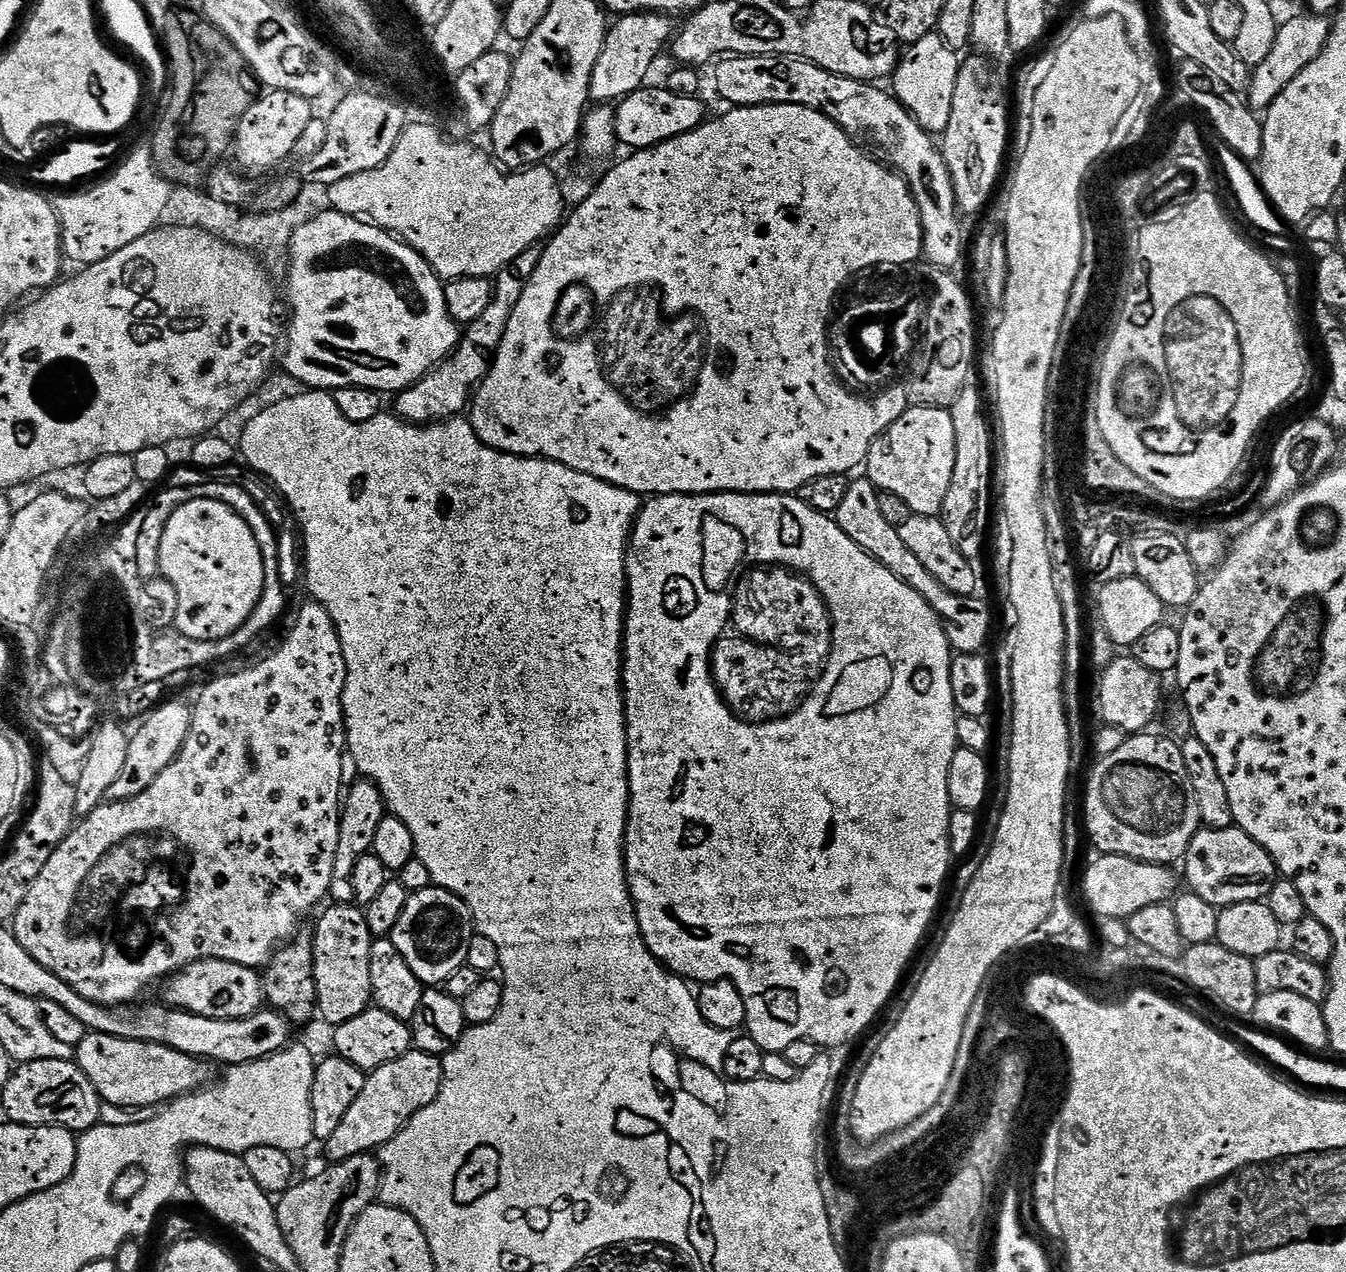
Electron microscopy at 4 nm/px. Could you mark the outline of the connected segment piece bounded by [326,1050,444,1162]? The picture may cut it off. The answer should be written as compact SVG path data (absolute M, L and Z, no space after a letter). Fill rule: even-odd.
M410 1050L394 1058L394 1062L386 1062L386 1066L371 1069L364 1081L362 1094L358 1094L350 1110L346 1110L346 1118L338 1122L338 1130L334 1130L326 1142L327 1159L339 1162L383 1149L411 1122L414 1114L426 1110L426 1106L438 1098L443 1081L443 1059L419 1050Z

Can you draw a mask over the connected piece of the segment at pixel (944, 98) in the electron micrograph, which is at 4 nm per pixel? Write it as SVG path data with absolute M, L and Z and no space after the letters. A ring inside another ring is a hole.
M939 34L907 45L908 52L897 63L894 73L894 95L905 110L930 134L943 134L954 106L954 86L958 82L961 57Z

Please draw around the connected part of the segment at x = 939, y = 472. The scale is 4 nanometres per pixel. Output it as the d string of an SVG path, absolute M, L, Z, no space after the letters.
M912 406L904 411L887 430L877 436L868 452L866 461L867 479L871 480L881 492L893 492L909 504L917 516L935 516L943 509L944 499L950 490L956 461L956 439L952 413L946 408Z

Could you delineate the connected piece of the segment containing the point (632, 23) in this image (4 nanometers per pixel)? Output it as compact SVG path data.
M633 12L619 17L617 24L613 23L609 27L608 34L604 38L602 54L598 54L598 62L594 66L592 75L591 99L596 102L619 102L632 92L637 92L645 83L648 71L652 68L652 63L660 56L660 48L667 49L674 36L672 28L673 17L663 12Z

